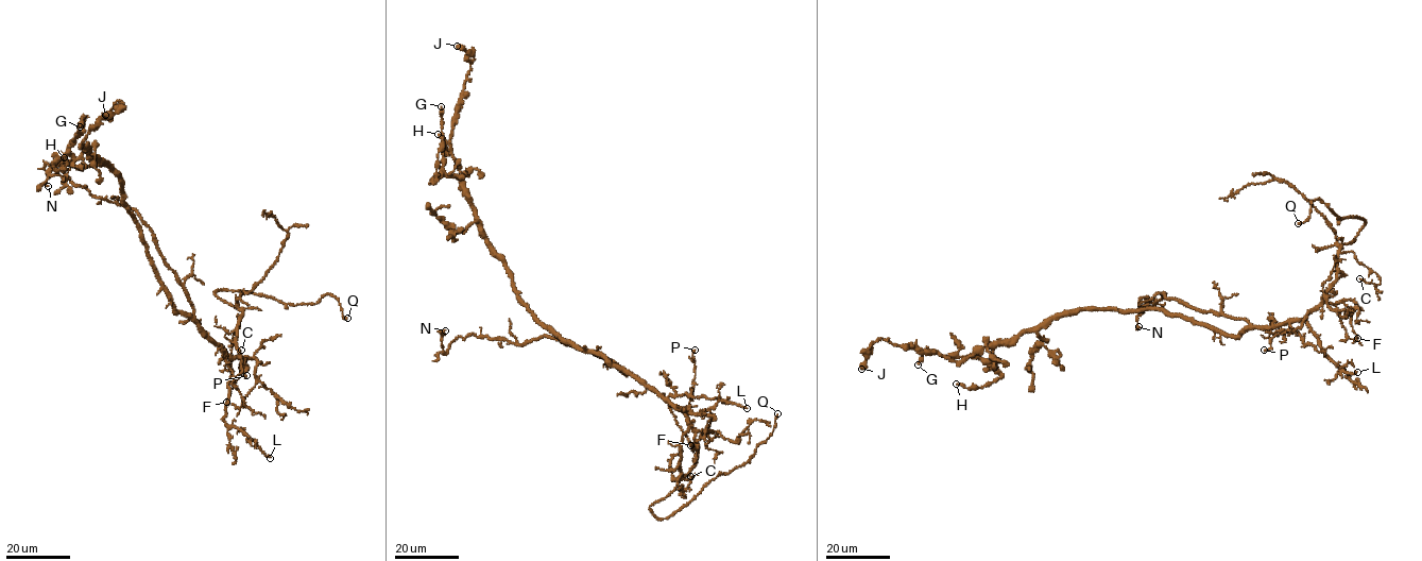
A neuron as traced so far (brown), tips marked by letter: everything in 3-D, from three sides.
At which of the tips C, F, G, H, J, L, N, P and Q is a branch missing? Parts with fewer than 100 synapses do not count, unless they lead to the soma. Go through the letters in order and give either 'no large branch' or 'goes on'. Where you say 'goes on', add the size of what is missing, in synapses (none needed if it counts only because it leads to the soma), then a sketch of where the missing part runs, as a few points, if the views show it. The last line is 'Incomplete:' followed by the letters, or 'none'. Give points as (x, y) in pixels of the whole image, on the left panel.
C: no large branch
F: no large branch
G: no large branch
H: no large branch
J: no large branch
L: no large branch
N: no large branch
P: no large branch
Q: goes on; missing branch runs (347, 318), (360, 281), (359, 256)
Incomplete: Q

